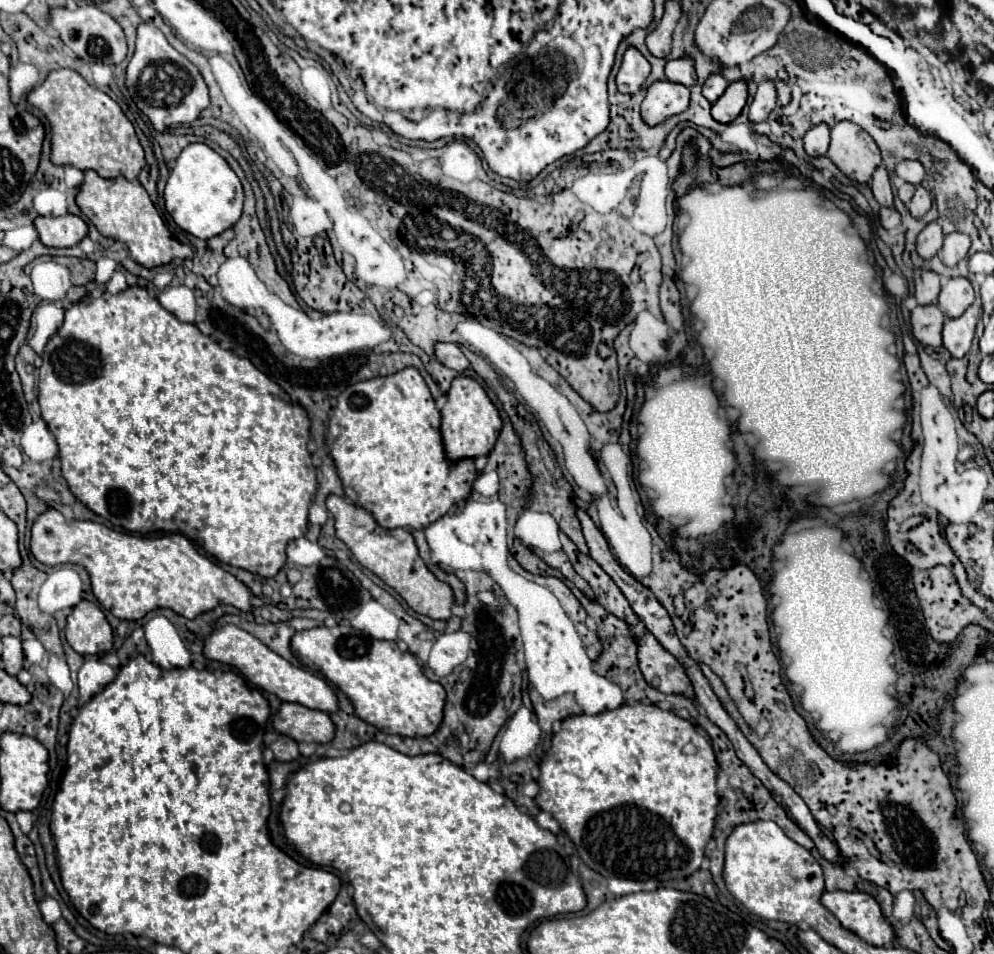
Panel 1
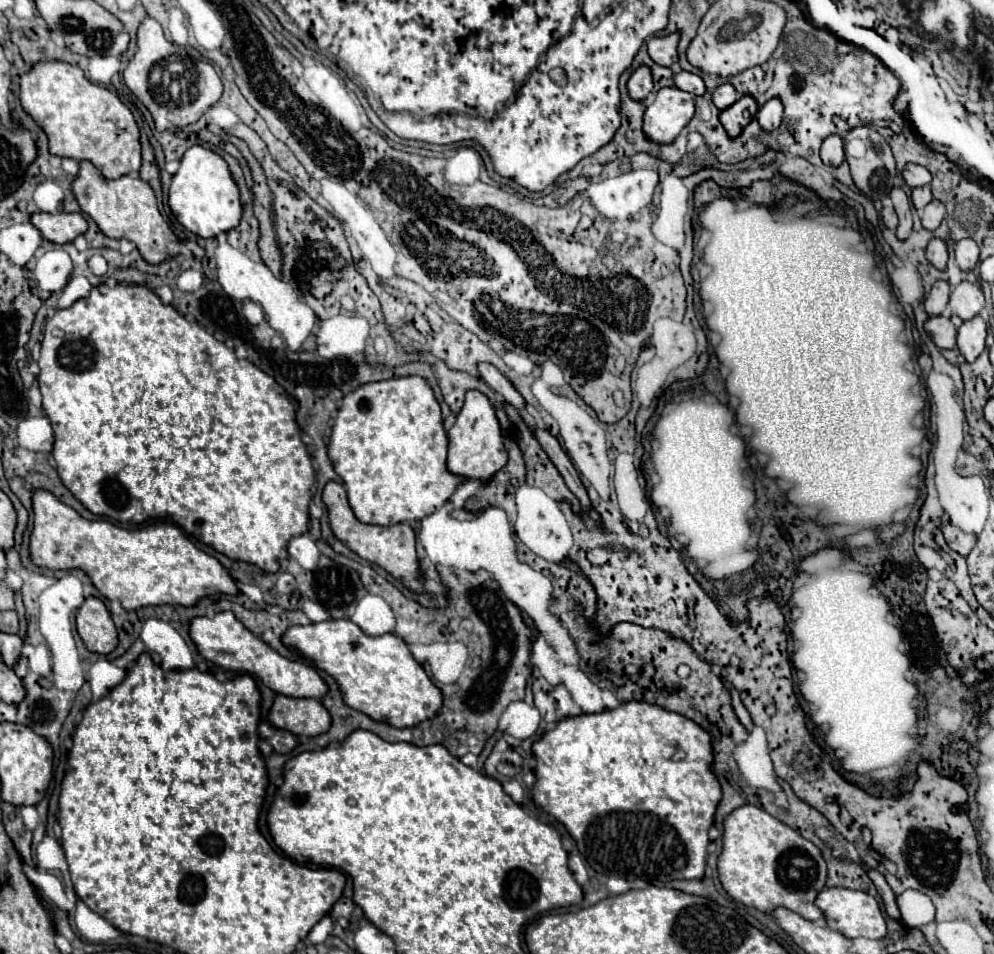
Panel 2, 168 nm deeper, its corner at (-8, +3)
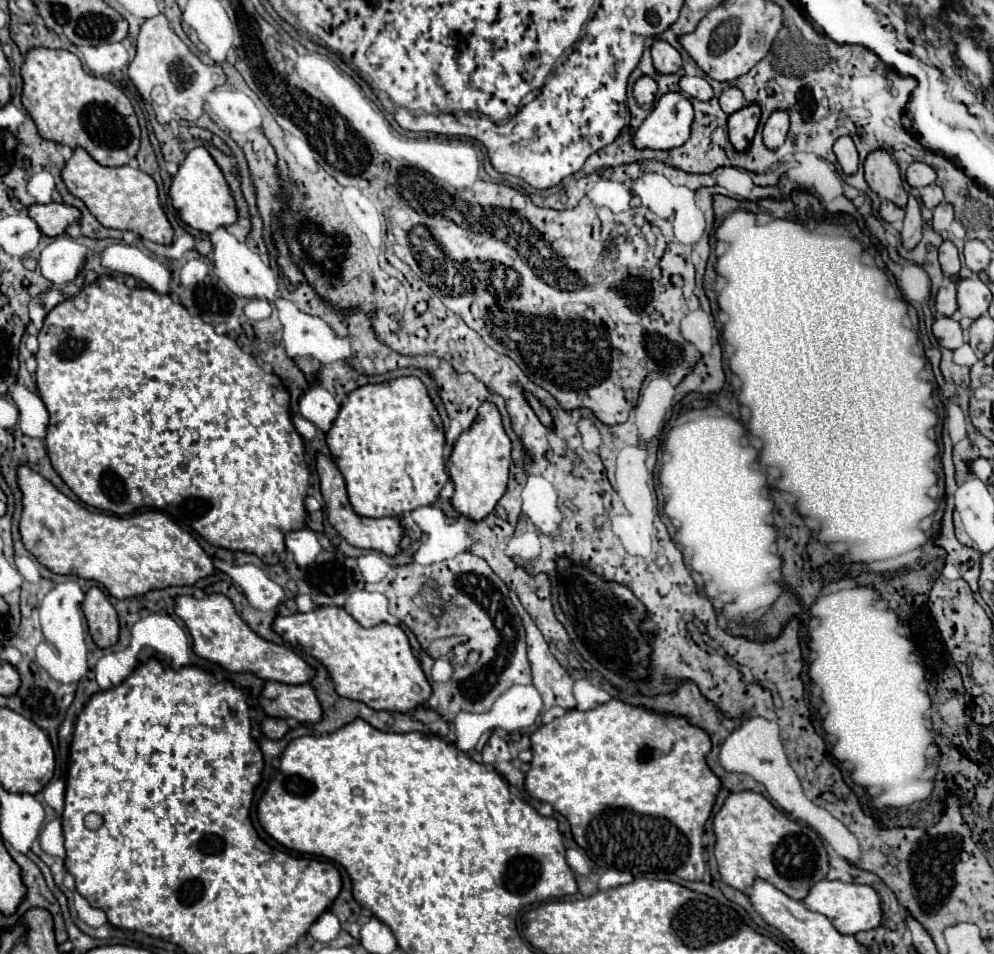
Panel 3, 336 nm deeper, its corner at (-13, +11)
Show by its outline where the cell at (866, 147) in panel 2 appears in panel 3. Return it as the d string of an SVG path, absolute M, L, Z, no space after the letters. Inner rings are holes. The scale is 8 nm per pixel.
M873 151L865 159L865 181L881 197L893 201L897 207L905 209L907 191L903 189L899 167L887 151Z

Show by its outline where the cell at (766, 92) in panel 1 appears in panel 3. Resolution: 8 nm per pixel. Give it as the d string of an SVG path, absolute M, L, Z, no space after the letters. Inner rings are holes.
M775 111L775 113L767 119L767 123L765 123L765 127L763 127L765 147L771 149L771 151L779 149L779 147L785 143L785 139L787 139L787 131L789 131L789 117L787 117L787 113Z

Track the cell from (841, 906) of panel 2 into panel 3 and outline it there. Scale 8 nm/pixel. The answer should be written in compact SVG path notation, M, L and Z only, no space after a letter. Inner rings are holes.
M817 881L807 897L803 899L803 903L815 911L825 915L833 927L843 933L843 935L855 935L859 931L867 931L867 929L875 929L881 923L881 907L879 907L879 897L877 893L867 887L867 885L857 885L857 883L843 883L843 881Z

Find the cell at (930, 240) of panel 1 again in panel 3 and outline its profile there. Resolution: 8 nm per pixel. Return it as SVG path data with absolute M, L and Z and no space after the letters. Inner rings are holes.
M945 239L943 245L939 247L939 263L941 263L941 271L945 277L955 277L961 269L957 247L949 239Z

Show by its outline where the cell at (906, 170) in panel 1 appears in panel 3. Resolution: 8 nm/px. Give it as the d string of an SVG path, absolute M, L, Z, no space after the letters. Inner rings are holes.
M915 161L915 163L909 165L909 169L905 173L905 179L907 179L907 183L911 187L927 187L927 185L935 183L937 175L935 175L935 171L929 165Z

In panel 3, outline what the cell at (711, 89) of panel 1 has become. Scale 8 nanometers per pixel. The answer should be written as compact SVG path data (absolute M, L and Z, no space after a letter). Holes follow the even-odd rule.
M729 87L729 89L725 89L725 91L721 93L721 97L719 97L719 105L721 105L723 113L731 115L731 113L735 113L735 111L743 109L747 103L745 103L743 93L739 93L739 89Z

